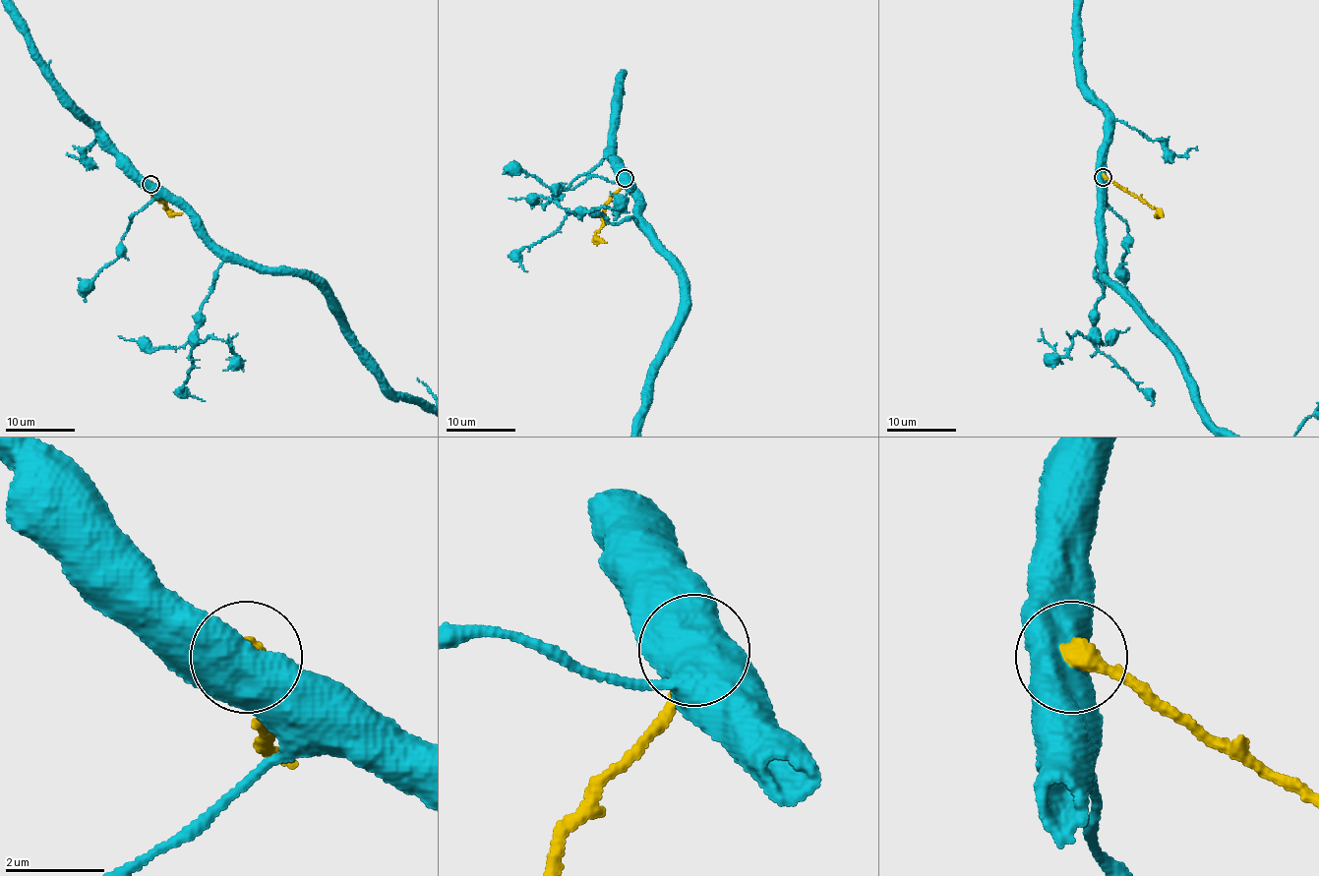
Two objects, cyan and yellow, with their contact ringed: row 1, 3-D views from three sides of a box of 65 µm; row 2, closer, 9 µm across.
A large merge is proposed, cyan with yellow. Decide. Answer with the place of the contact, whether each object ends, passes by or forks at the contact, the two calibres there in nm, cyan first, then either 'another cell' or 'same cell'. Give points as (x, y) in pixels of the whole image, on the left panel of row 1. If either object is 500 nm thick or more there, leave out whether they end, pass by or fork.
at (150, 184); 800 nm thick on the cyan side, 400 nm on the other; another cell

